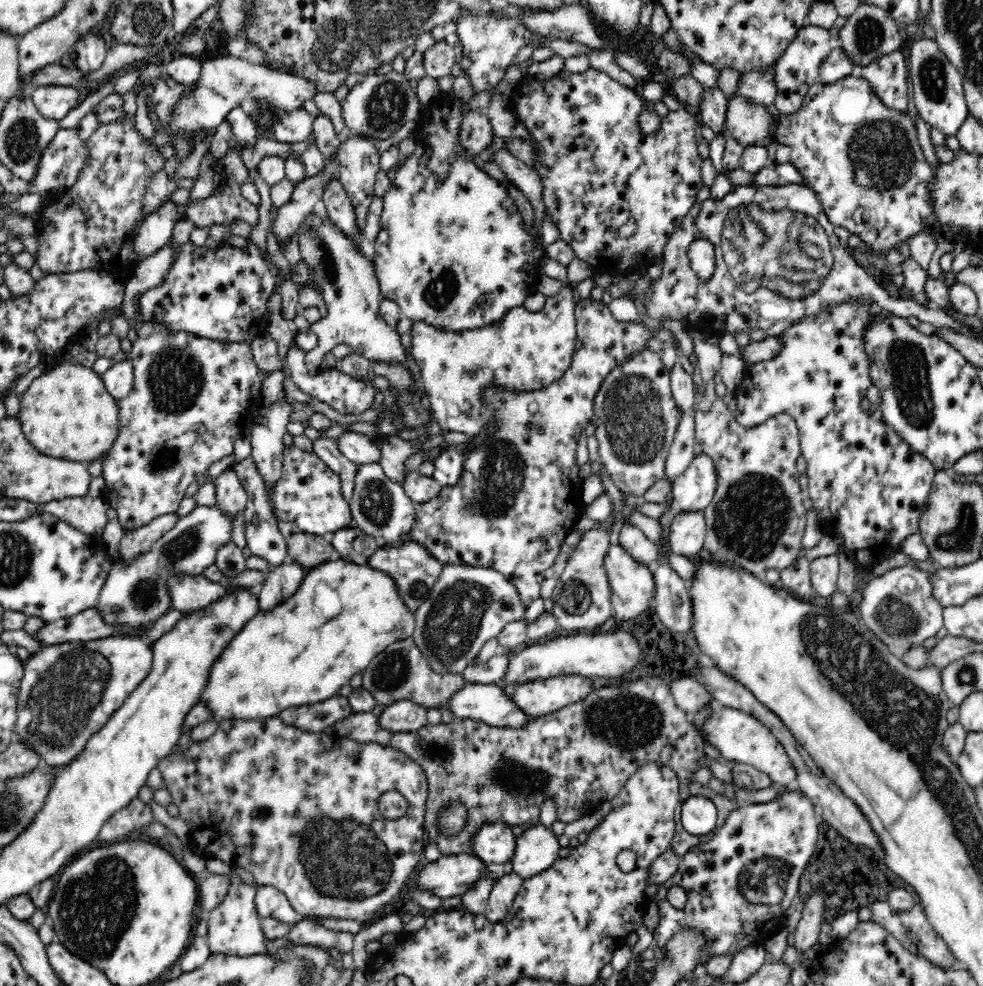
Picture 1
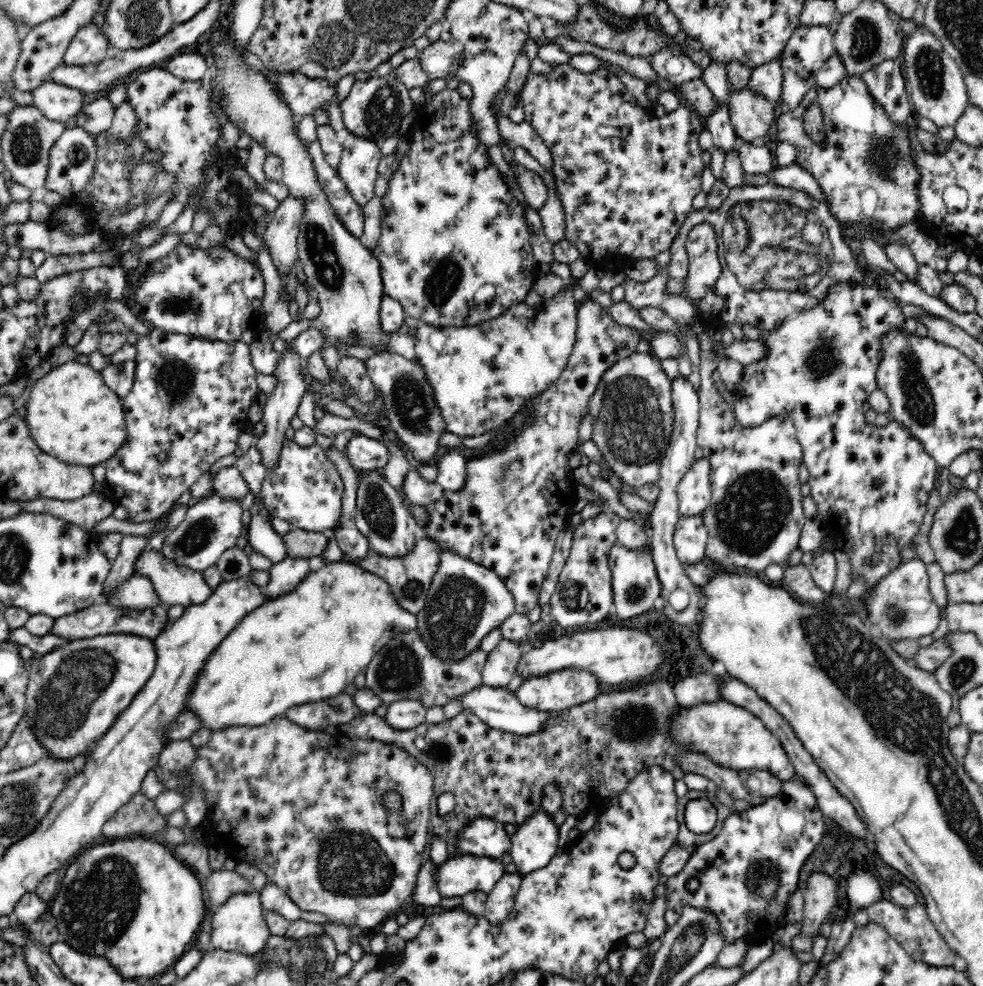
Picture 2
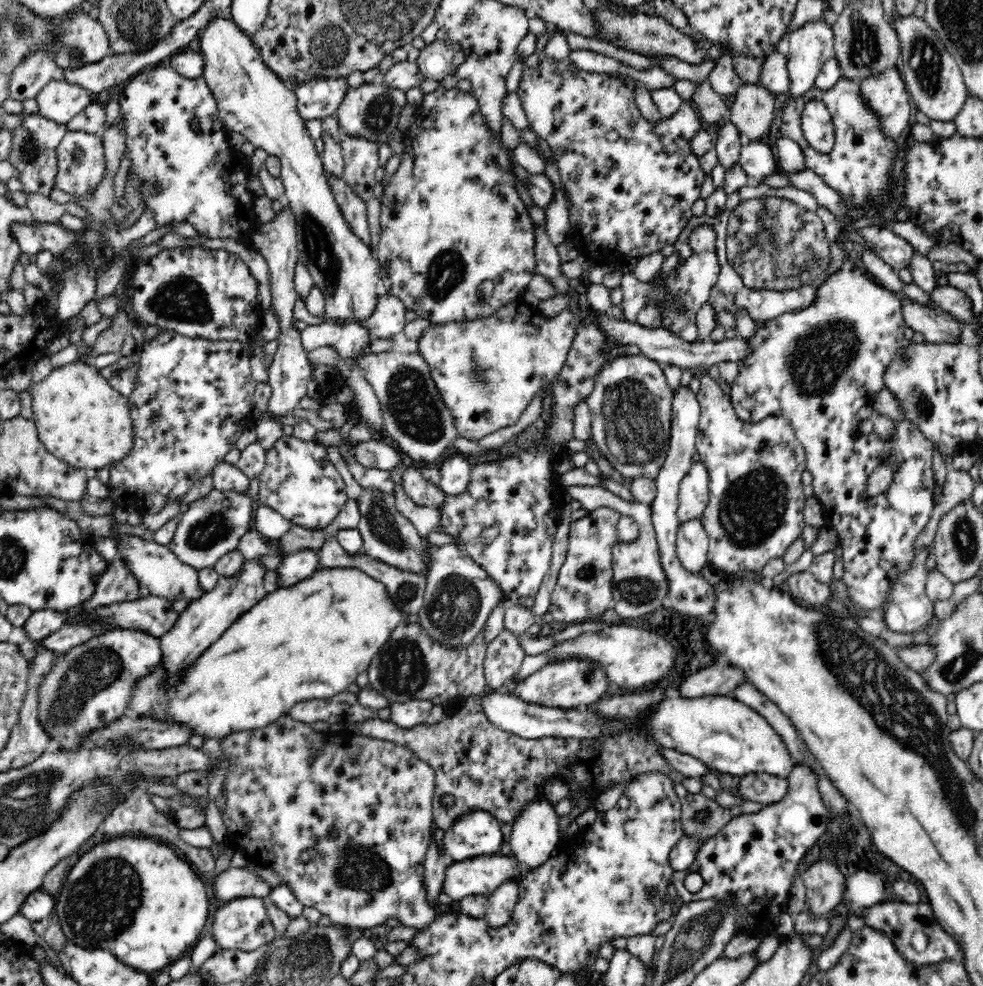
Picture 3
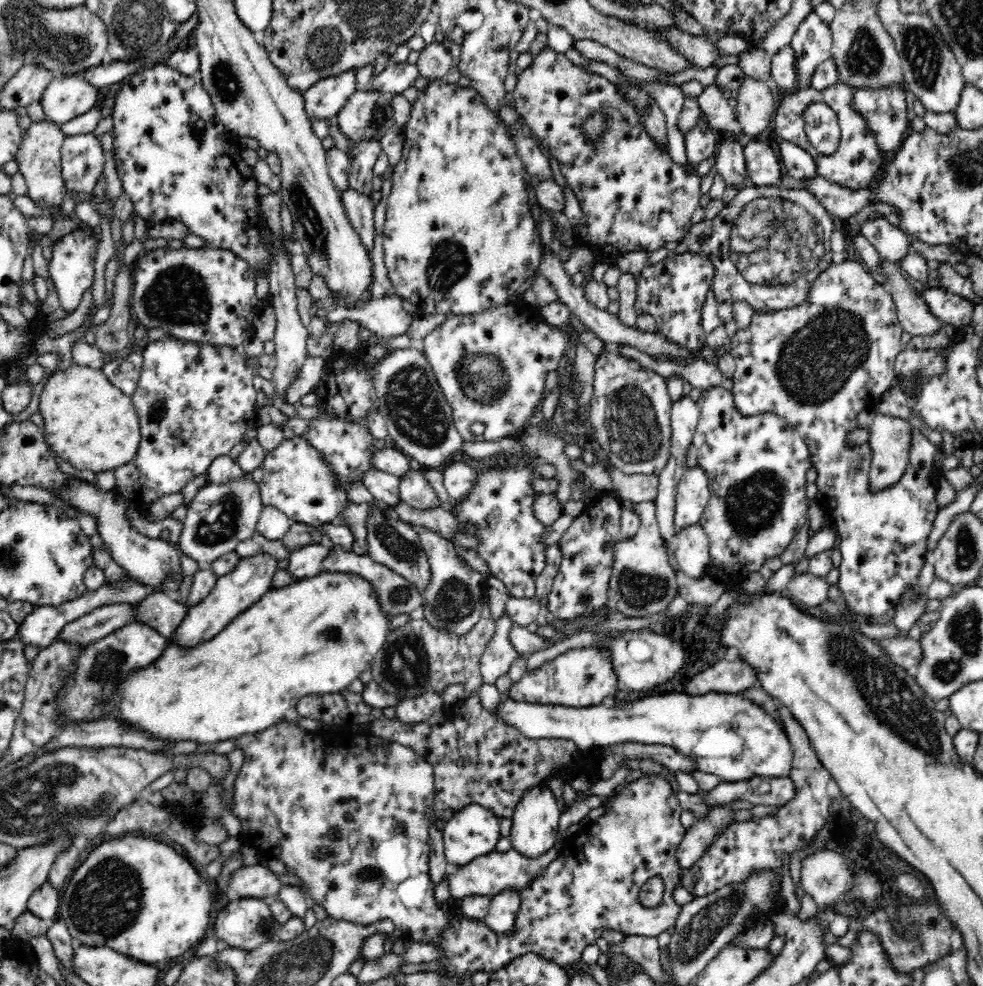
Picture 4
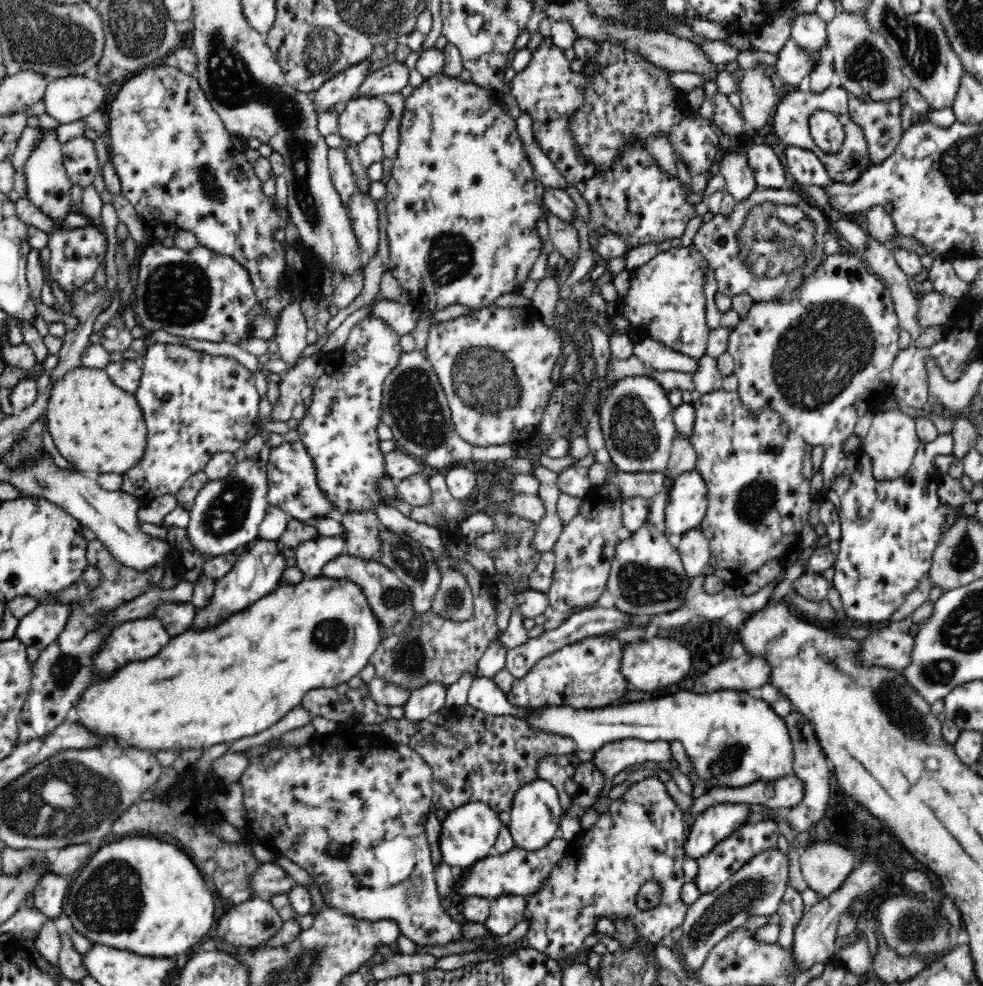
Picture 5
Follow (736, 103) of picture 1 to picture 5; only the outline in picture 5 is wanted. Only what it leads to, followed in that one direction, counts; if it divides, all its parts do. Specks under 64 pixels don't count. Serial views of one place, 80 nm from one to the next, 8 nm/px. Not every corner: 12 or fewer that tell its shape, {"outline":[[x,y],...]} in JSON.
{"outline":[[747,70],[739,82],[744,124],[758,132],[770,122],[776,100],[770,77]]}

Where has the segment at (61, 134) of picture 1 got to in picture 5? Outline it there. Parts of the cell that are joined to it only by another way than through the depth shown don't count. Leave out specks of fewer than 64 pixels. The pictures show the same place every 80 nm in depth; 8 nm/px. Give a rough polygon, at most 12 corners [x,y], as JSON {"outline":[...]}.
{"outline":[[85,135],[62,145],[72,186],[92,185],[101,172],[94,140]]}

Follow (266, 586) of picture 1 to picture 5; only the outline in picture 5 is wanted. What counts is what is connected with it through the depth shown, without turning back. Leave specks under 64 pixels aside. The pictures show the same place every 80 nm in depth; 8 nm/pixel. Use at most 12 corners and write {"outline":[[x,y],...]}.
{"outline":[[320,536],[294,549],[306,578],[343,552],[345,539]]}

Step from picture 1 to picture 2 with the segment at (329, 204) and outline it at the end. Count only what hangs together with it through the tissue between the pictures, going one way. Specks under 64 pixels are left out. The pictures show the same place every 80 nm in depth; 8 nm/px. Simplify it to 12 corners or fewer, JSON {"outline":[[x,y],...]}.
{"outline":[[318,139],[306,147],[316,181],[348,232],[364,230],[363,208],[337,170]]}

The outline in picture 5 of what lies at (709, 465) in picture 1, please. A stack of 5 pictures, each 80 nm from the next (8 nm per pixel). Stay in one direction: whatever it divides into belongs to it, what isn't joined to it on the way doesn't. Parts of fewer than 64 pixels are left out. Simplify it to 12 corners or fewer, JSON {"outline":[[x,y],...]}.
{"outline":[[698,470],[679,474],[665,508],[668,534],[700,528],[708,487]]}

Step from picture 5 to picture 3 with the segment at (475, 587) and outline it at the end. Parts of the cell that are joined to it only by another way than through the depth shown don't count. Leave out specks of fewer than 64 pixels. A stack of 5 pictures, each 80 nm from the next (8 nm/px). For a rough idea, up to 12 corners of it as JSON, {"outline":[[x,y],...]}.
{"outline":[[402,625],[368,684],[393,702],[451,703],[487,688],[485,629],[468,647]]}

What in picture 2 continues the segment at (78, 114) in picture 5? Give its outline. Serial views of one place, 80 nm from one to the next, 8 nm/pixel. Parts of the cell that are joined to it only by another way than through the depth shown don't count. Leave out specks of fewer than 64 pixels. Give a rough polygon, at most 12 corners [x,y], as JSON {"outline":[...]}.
{"outline":[[44,81],[30,92],[48,119],[64,123],[89,97],[77,88]]}

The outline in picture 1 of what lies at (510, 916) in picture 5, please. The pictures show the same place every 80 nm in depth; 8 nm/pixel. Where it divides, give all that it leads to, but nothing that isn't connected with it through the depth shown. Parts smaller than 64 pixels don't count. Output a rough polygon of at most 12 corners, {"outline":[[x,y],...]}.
{"outline":[[501,874],[489,894],[485,916],[490,923],[511,911],[524,880]]}

